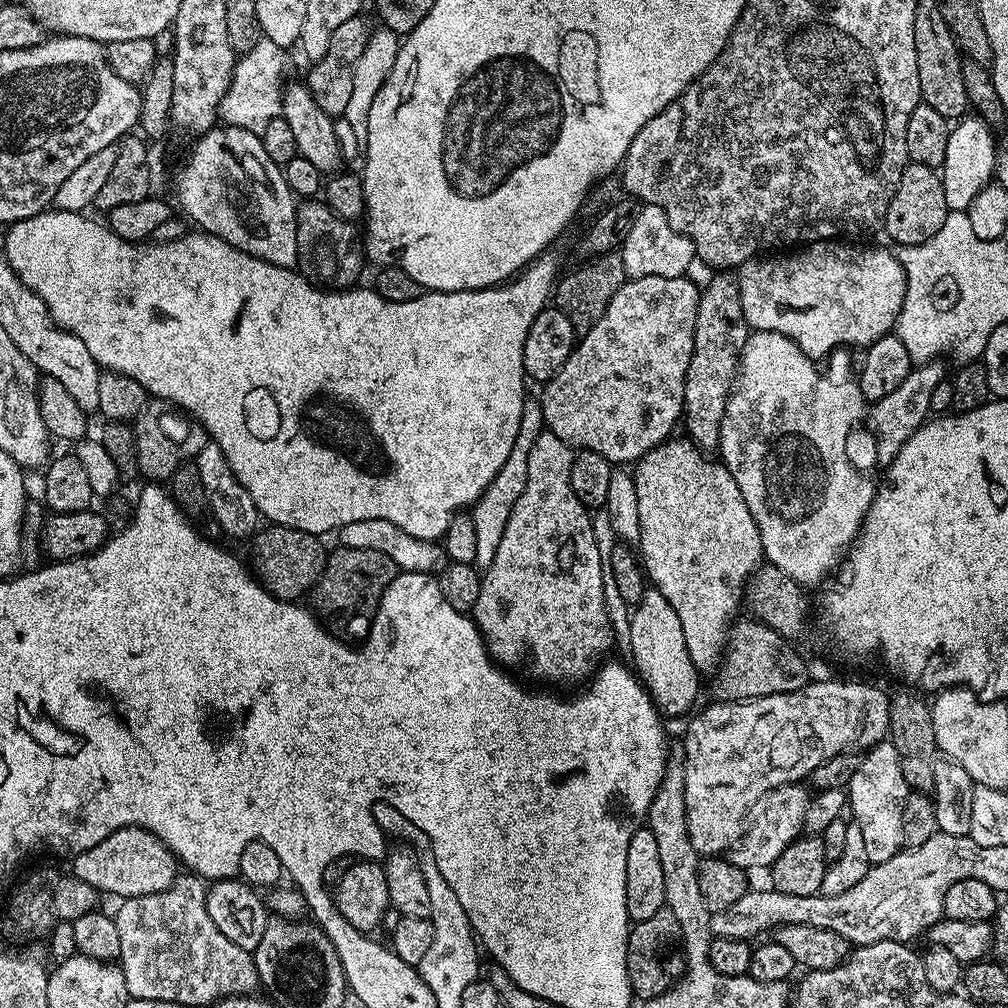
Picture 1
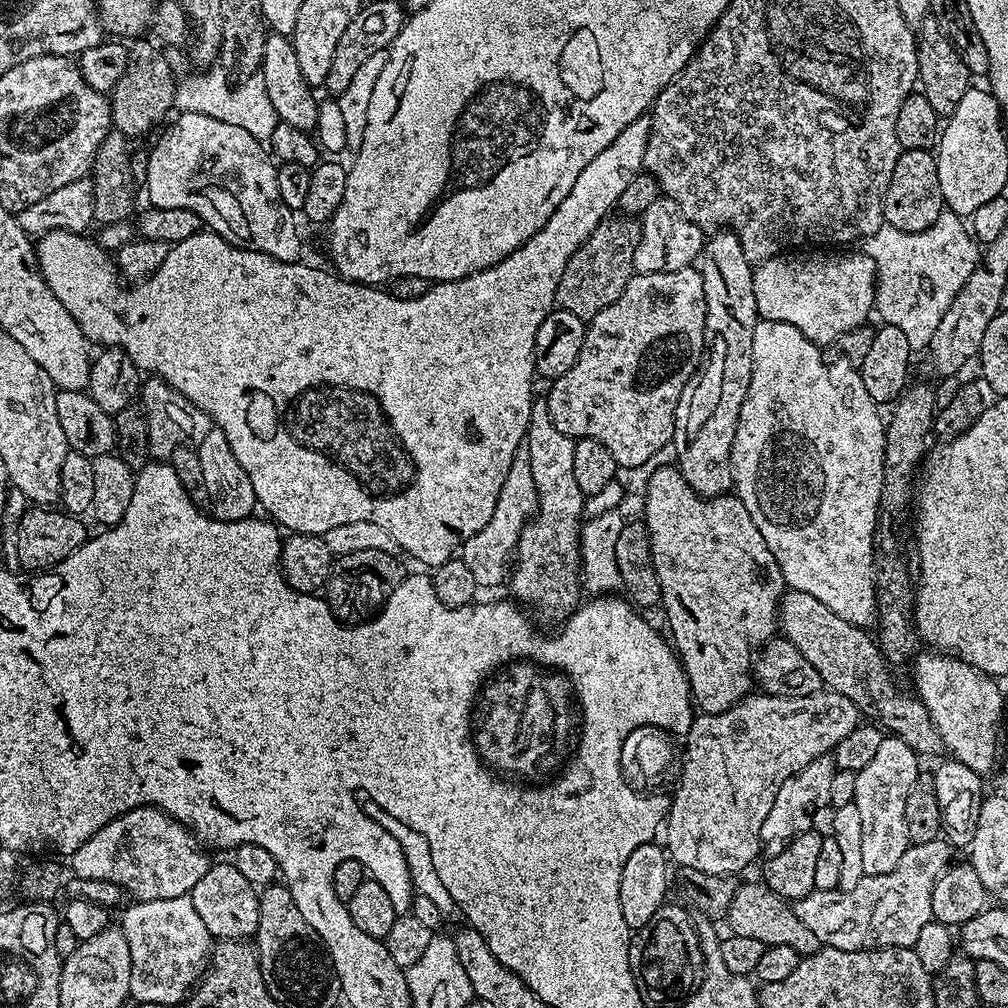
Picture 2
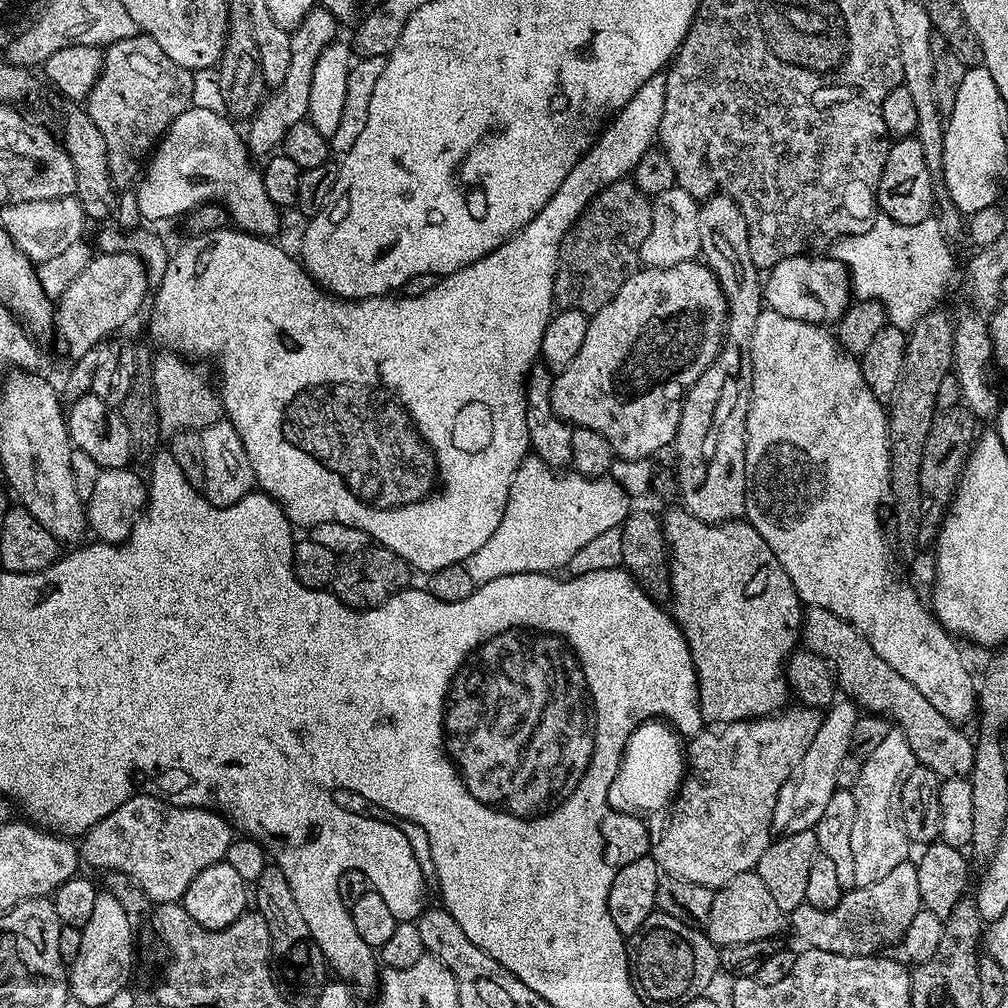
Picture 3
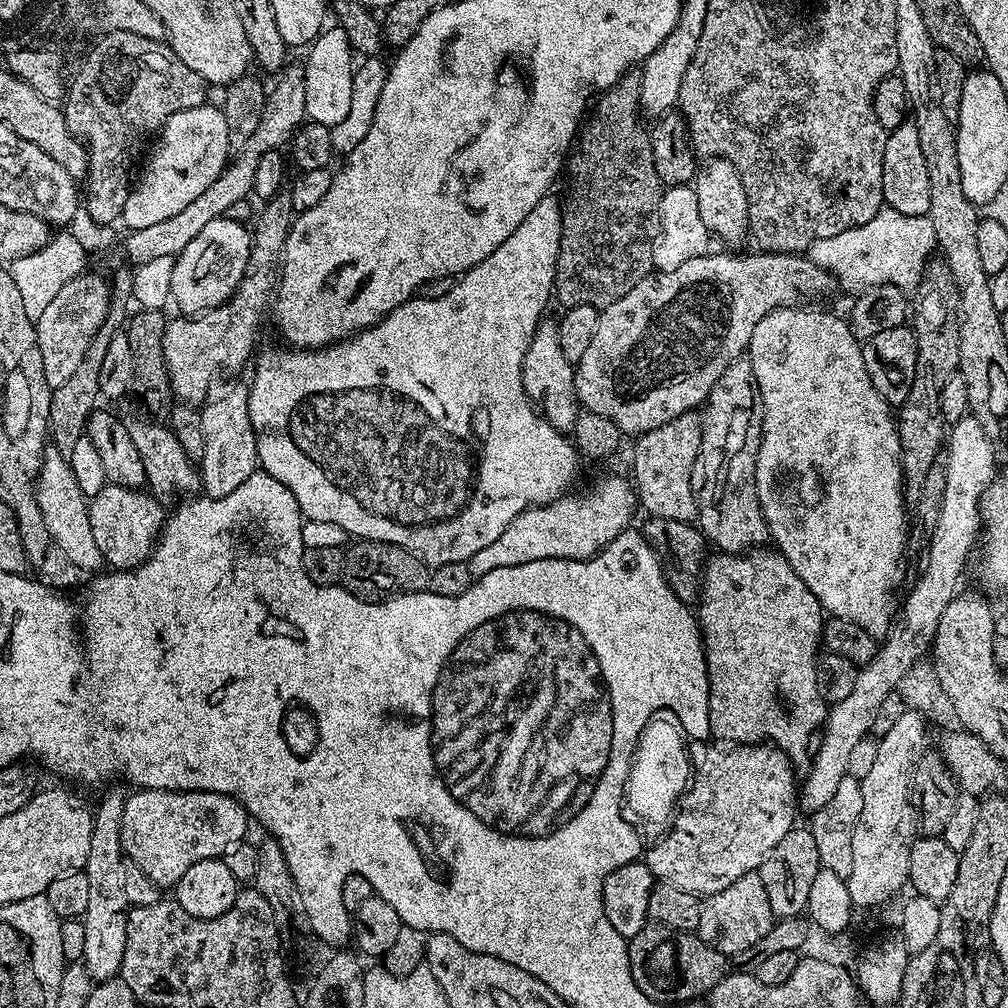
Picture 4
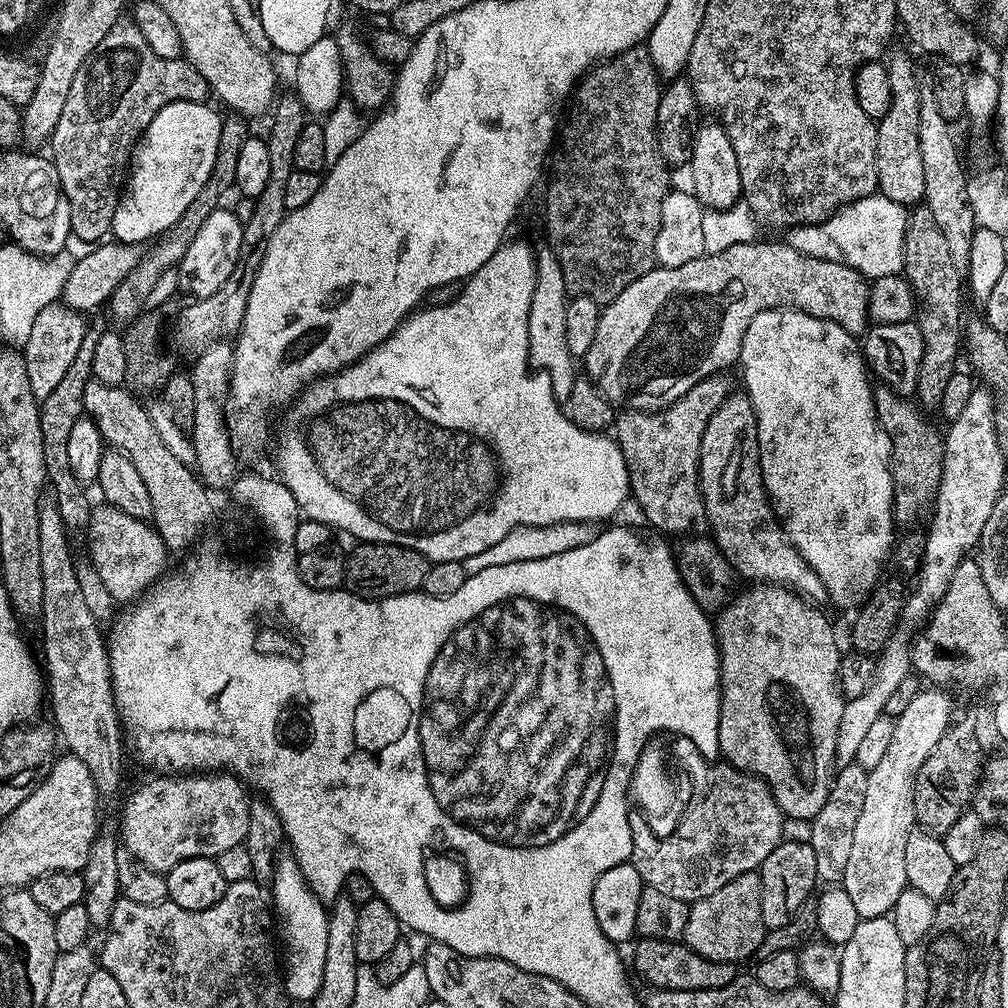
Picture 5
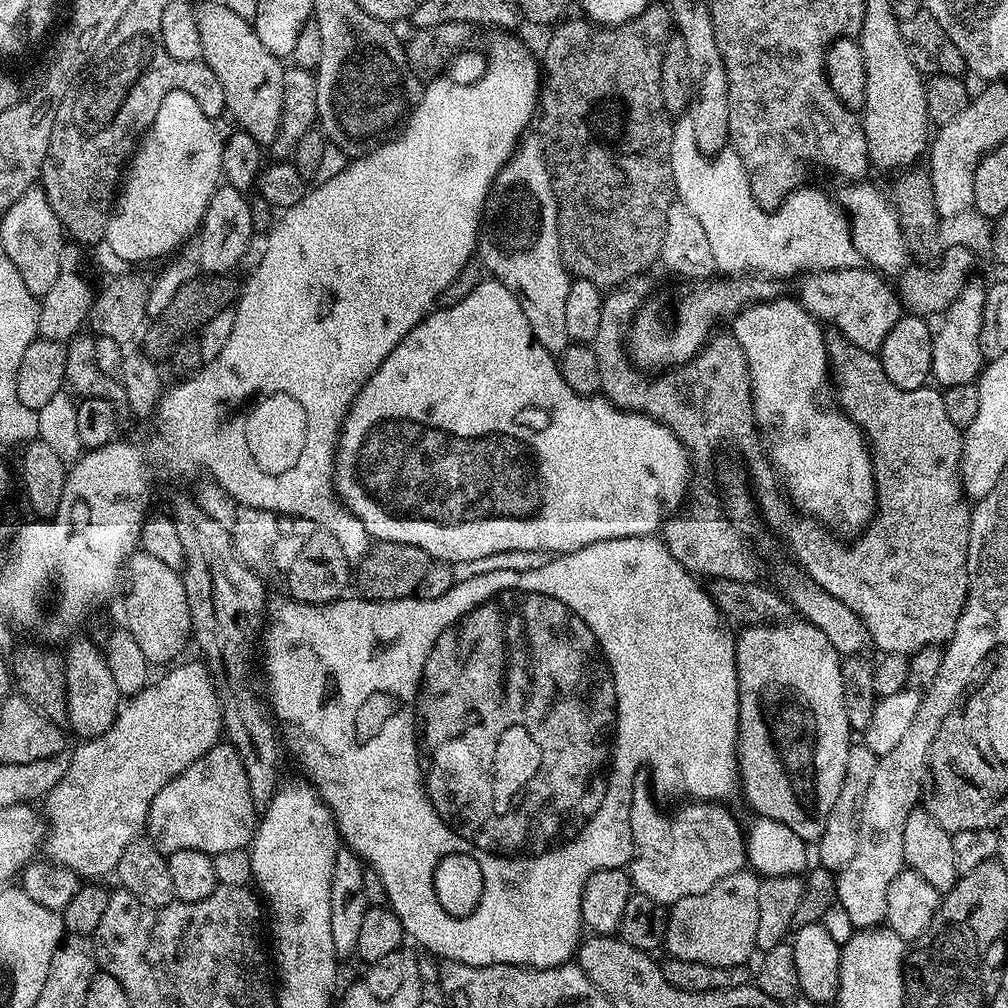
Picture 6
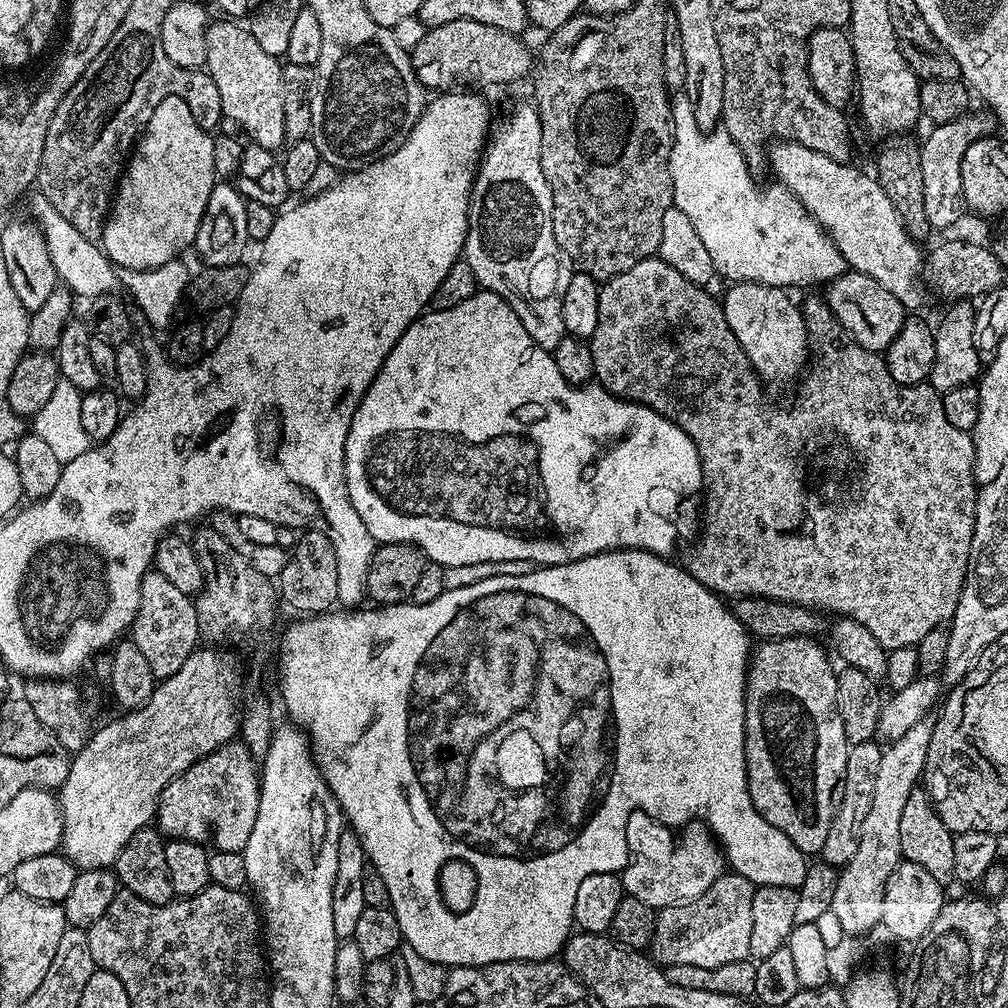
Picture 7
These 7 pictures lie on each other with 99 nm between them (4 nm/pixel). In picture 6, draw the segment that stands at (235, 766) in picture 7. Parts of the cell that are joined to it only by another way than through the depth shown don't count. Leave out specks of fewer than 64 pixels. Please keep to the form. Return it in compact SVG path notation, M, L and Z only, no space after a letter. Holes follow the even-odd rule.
M238 753L229 756L209 754L198 758L178 774L148 807L147 839L157 851L171 854L178 850L198 850L214 857L222 850L248 848L258 827L258 810L250 798L248 772Z

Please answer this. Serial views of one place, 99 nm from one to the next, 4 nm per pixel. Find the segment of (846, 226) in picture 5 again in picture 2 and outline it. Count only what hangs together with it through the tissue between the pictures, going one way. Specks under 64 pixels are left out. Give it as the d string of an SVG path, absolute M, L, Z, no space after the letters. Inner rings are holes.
M943 211L938 222L921 232L882 227L863 241L862 251L876 267L875 311L880 320L898 326L913 350L927 349L942 314L968 281L982 252L965 221L956 212Z

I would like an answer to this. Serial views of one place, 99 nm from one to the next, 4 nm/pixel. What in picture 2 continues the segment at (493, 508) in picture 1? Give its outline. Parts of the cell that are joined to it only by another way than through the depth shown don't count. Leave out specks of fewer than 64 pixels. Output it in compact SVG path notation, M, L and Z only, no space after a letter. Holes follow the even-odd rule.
M521 446L514 454L514 462L510 462L510 470L506 473L506 482L502 482L502 490L498 490L498 502L494 505L494 514L490 514L490 522L478 530L461 547L458 556L466 562L470 575L474 578L477 589L496 588L507 581L510 576L510 565L516 554L516 543L528 521L536 515L536 487L534 474L530 474L530 454L527 447Z

